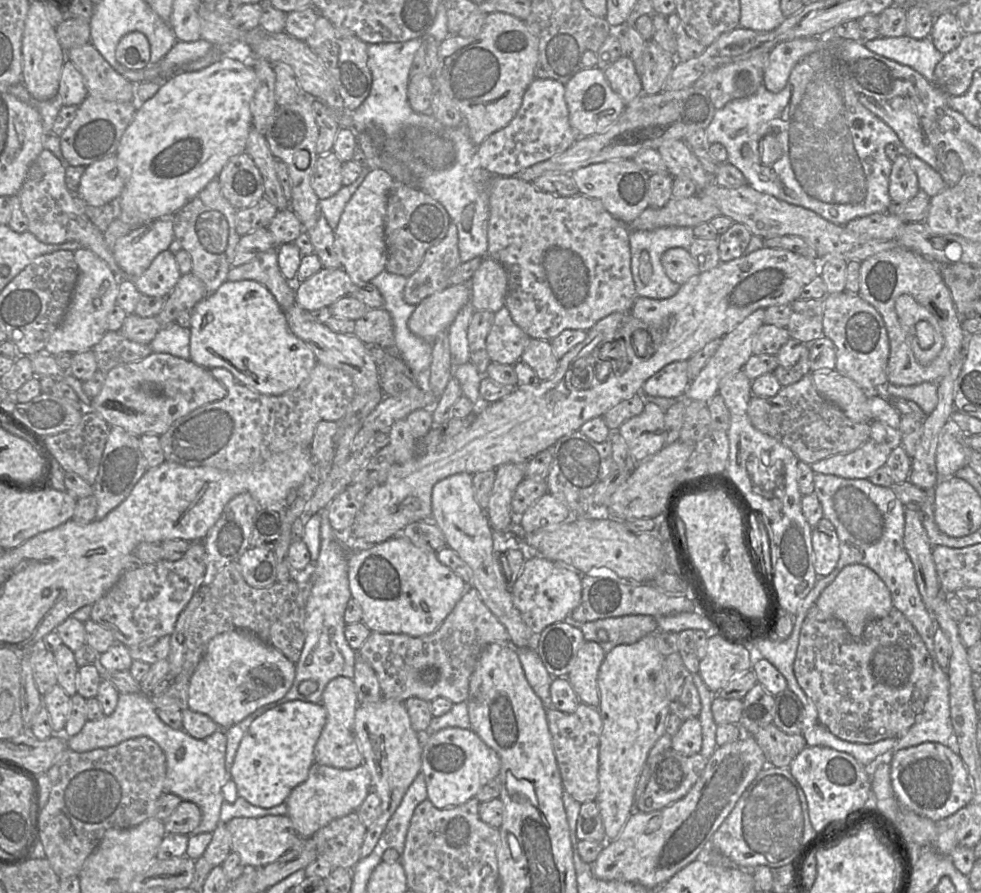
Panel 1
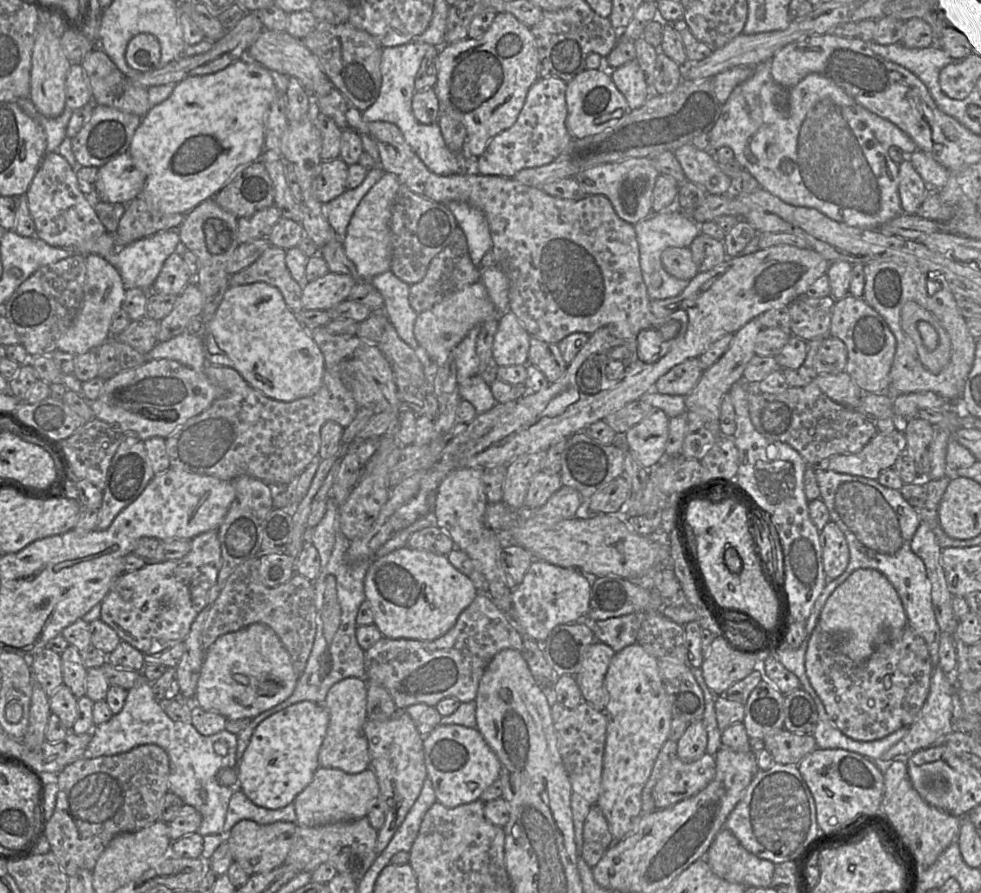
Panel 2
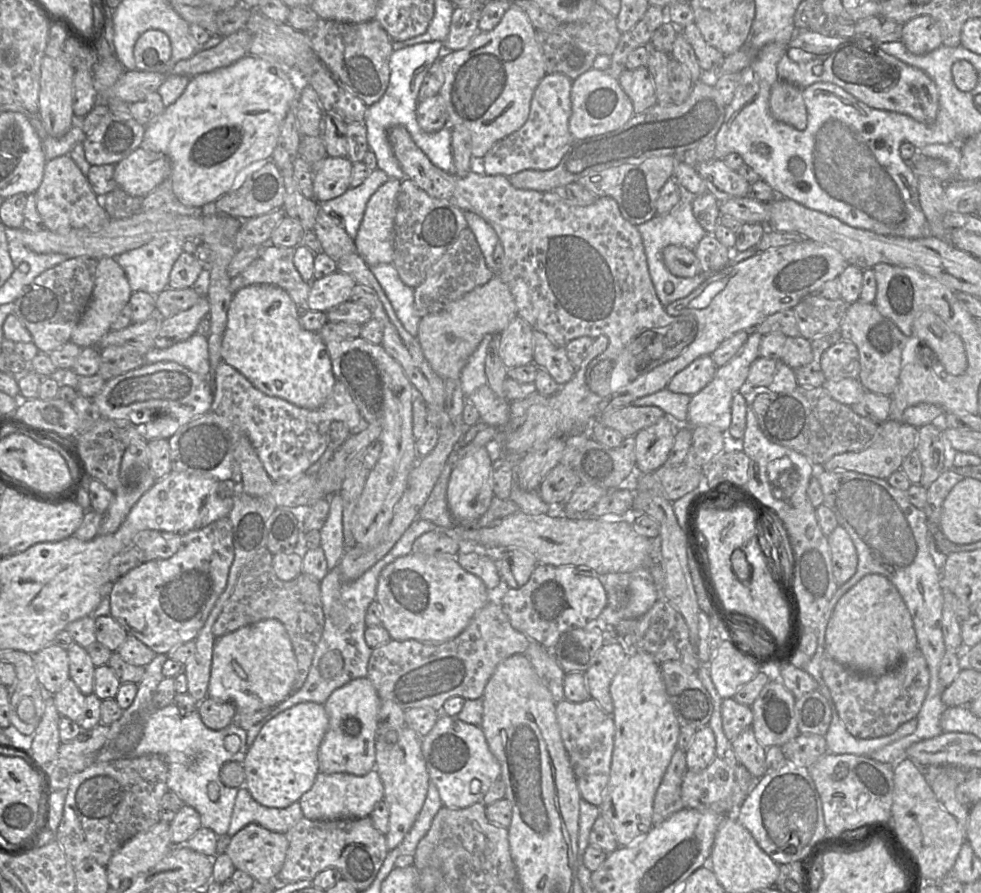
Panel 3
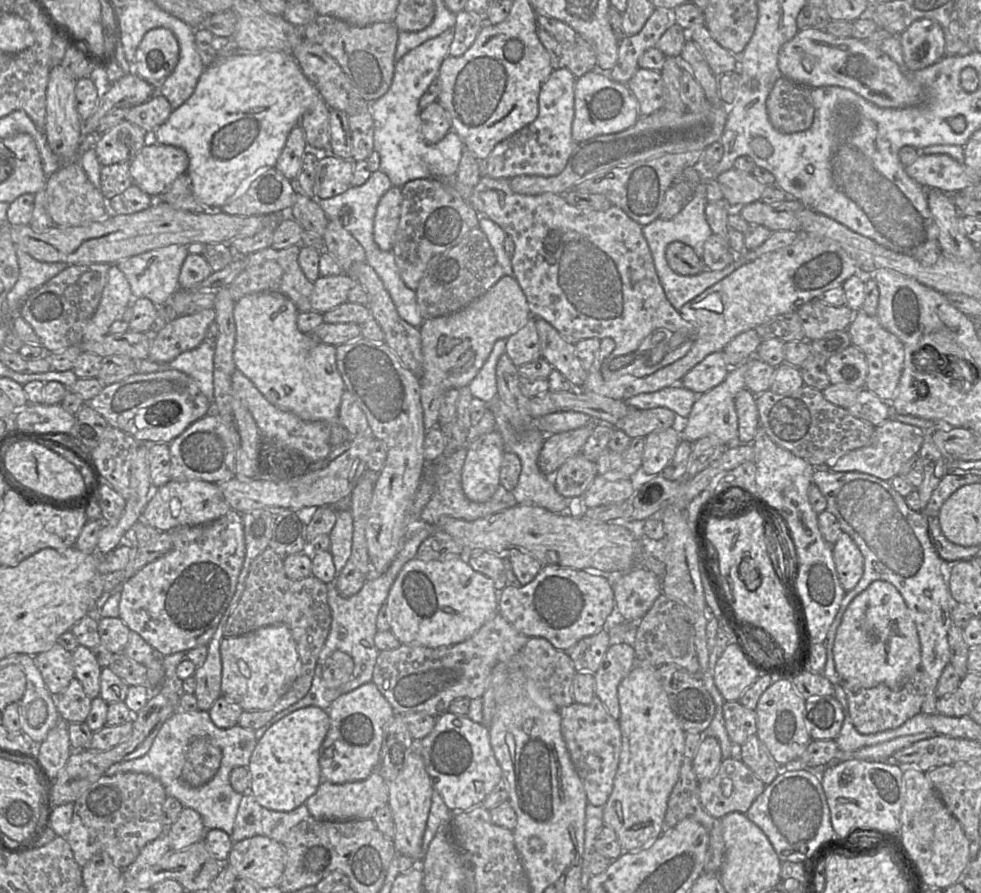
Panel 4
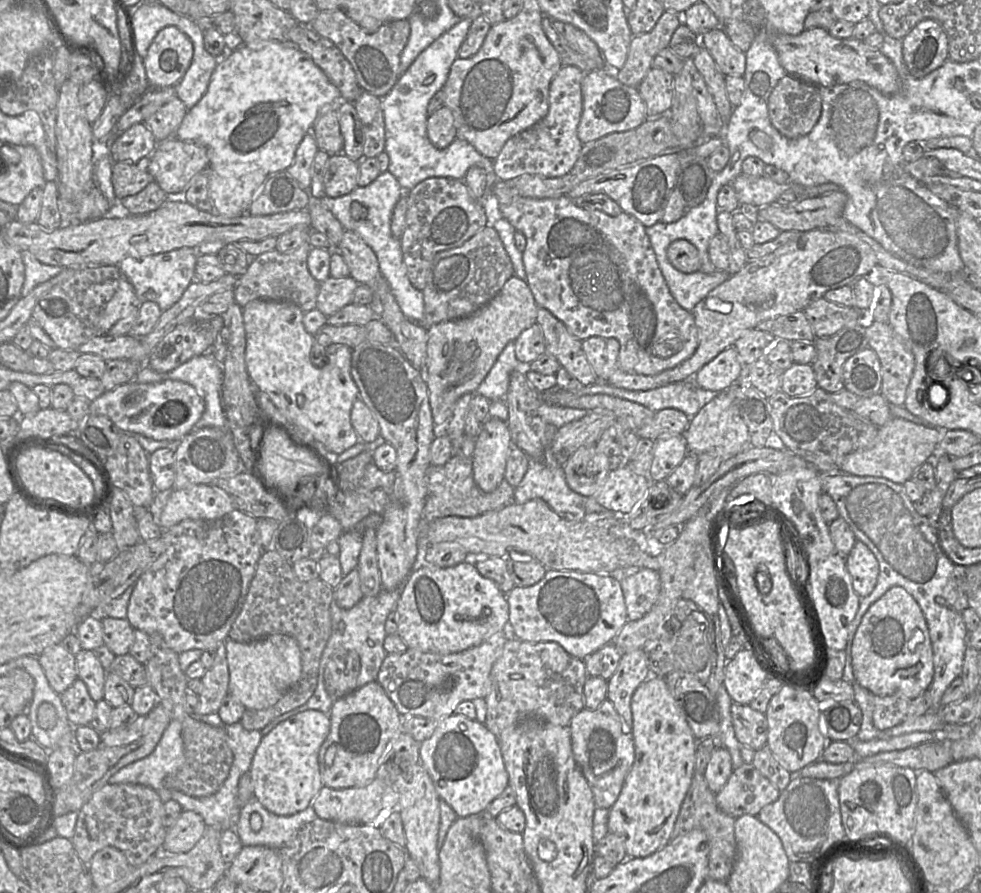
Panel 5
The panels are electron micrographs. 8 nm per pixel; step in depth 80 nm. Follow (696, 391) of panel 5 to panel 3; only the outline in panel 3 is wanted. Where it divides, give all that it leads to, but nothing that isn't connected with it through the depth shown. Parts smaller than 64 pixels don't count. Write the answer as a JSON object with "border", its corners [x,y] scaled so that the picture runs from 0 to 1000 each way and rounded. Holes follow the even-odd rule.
{"border":[[[680,434],[672,437],[663,442],[655,443],[643,451],[647,455],[670,455],[678,465],[682,466],[688,474],[700,476],[701,454],[704,443],[696,440],[688,440]]]}

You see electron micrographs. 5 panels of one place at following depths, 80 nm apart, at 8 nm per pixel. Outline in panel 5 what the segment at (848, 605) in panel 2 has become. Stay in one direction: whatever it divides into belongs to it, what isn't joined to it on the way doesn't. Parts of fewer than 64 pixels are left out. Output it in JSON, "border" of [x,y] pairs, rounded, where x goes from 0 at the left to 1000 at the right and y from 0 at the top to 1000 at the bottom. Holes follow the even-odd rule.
{"border":[[[908,657],[881,688],[869,717],[871,765],[894,779],[932,783],[948,769],[951,728],[945,698],[935,673],[922,658]]]}

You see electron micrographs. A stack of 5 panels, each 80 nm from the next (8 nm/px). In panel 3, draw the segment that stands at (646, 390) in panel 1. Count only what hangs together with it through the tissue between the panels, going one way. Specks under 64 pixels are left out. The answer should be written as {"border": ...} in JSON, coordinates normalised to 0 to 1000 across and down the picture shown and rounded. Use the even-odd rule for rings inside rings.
{"border":[[[718,398],[691,417],[679,434],[688,440],[705,443],[716,437],[727,424],[731,412],[725,399]]]}

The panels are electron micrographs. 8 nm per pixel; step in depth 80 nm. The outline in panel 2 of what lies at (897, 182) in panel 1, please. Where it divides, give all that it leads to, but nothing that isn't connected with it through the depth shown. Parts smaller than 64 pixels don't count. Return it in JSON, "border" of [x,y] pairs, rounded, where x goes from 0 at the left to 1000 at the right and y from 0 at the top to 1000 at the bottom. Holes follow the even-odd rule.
{"border":[[[927,174],[916,185],[916,221],[919,236],[934,241],[947,216],[947,209],[931,188]]]}

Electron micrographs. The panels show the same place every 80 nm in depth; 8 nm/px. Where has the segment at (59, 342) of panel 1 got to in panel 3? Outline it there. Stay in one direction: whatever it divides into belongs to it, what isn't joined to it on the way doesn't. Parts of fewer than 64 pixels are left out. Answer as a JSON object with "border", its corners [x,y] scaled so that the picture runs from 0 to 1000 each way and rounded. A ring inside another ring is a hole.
{"border":[[[107,288],[99,290],[99,292],[94,331],[71,378],[71,383],[74,383],[83,390],[97,387],[113,371],[113,362],[130,340],[136,327],[126,302],[120,297],[117,289]]]}

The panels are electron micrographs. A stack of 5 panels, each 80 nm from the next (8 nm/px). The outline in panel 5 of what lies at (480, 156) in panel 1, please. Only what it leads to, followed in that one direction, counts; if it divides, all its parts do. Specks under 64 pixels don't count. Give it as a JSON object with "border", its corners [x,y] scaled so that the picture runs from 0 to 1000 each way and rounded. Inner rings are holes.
{"border":[[[574,74],[568,83],[564,86],[561,97],[560,97],[560,122],[555,132],[552,132],[550,135],[542,140],[541,142],[533,146],[532,148],[526,150],[522,155],[520,155],[512,165],[510,171],[508,175],[503,179],[503,189],[504,194],[507,198],[508,203],[518,203],[522,202],[524,199],[527,199],[531,196],[545,196],[545,197],[551,197],[551,198],[557,198],[557,199],[567,199],[567,198],[572,198],[576,195],[578,195],[583,187],[585,186],[591,168],[593,166],[593,159],[590,157],[589,151],[588,151],[588,143],[589,139],[592,132],[593,128],[593,122],[594,122],[594,111],[593,111],[593,90],[595,84],[598,82],[595,82],[593,78],[591,78],[589,75],[586,74]]]}

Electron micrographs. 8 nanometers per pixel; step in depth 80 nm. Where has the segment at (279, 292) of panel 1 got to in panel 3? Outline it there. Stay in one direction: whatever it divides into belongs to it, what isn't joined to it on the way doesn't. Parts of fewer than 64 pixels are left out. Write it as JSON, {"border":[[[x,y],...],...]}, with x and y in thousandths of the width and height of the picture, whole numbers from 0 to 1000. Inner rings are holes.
{"border":[[[270,274],[258,295],[235,312],[235,327],[256,319],[278,319],[294,328],[306,352],[314,348],[316,317],[308,312],[300,297],[301,278]]]}

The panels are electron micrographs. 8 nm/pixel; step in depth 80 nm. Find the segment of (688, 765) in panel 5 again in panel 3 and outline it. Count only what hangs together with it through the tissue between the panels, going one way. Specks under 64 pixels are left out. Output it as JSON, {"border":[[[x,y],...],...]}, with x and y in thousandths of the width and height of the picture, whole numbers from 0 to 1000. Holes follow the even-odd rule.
{"border":[[[641,729],[624,760],[622,777],[626,791],[626,838],[621,876],[611,906],[631,947],[640,947],[667,925],[667,892],[691,838],[693,812],[678,772],[673,744],[660,731]]]}

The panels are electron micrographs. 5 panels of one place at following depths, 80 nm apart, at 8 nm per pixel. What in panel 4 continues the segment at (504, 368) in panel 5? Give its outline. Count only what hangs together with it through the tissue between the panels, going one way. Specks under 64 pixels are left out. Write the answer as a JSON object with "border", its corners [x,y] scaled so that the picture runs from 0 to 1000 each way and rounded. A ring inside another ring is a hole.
{"border":[[[508,381],[484,423],[476,432],[482,446],[499,452],[507,447],[506,409],[510,399],[515,395],[515,381]]]}

